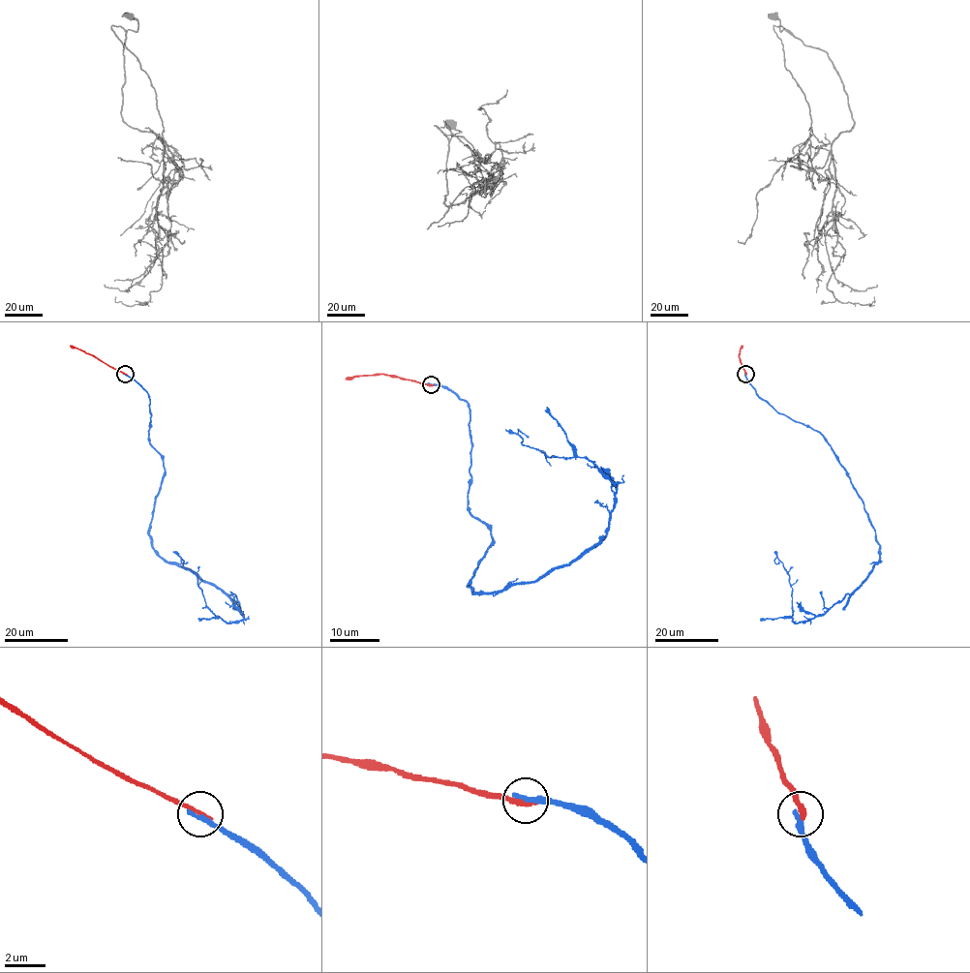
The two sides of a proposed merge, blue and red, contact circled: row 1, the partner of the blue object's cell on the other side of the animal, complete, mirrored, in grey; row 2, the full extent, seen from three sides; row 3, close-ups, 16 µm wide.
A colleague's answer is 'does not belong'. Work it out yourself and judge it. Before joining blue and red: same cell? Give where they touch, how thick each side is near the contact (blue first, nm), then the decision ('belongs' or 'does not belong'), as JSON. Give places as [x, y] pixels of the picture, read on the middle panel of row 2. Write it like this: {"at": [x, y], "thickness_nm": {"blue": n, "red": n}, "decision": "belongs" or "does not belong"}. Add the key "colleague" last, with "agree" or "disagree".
{"at": [431, 384], "thickness_nm": {"blue": 280, "red": 280}, "decision": "does not belong", "colleague": "agree"}

